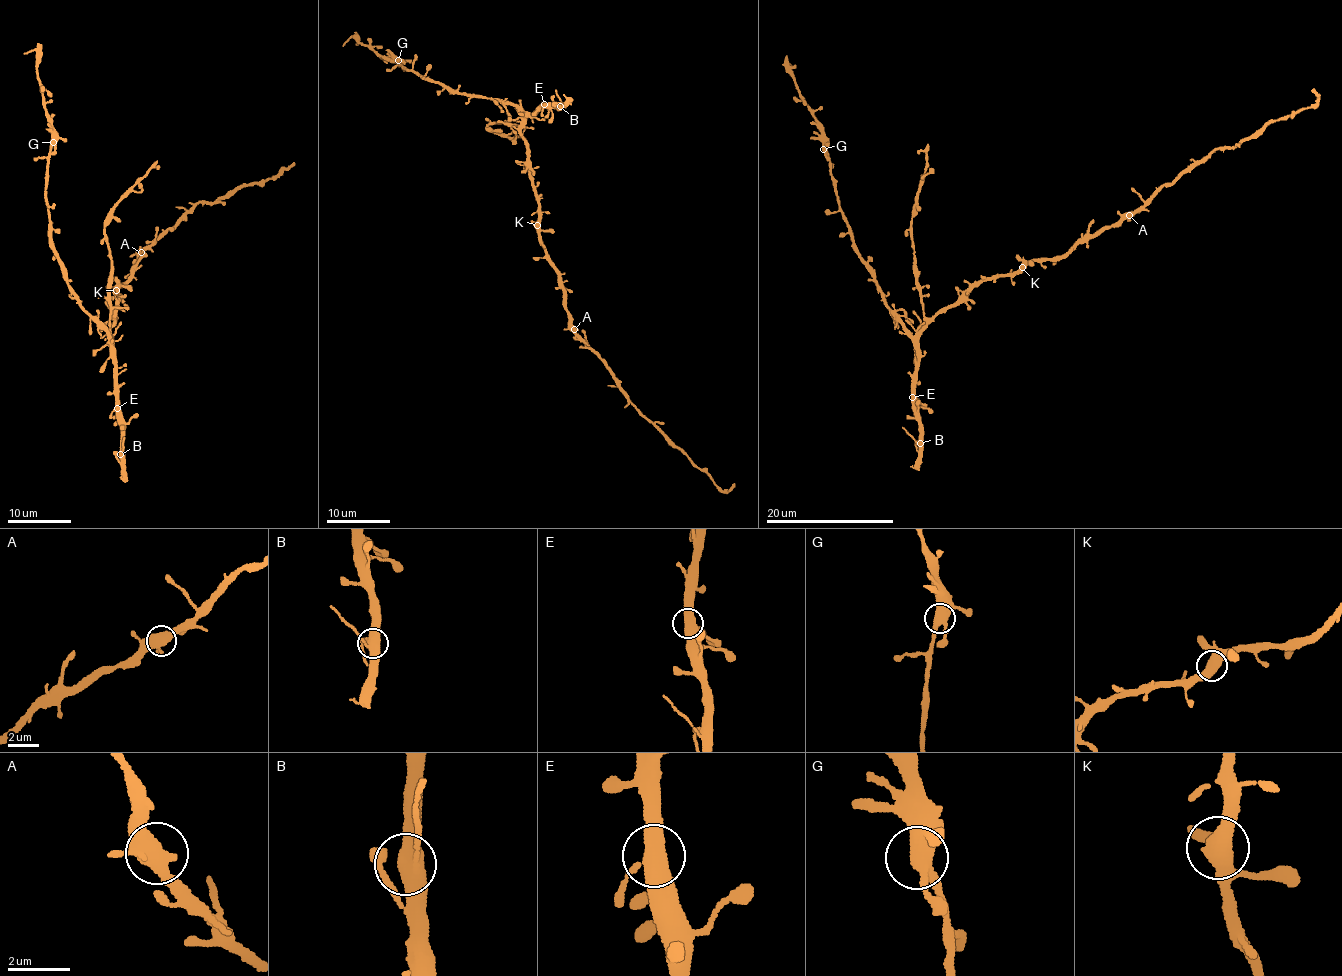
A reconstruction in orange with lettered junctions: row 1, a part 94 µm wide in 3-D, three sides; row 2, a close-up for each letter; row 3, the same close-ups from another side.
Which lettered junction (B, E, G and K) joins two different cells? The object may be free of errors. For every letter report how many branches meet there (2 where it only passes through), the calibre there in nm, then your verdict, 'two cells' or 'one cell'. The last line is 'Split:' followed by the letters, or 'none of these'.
B: 3 branches meet; 480 nm thick; one cell
E: 3 branches meet; 480 nm thick; one cell
G: 3 branches meet; 480 nm thick; one cell
K: 2 branches meet; 600 nm thick; one cell
Split: none of these

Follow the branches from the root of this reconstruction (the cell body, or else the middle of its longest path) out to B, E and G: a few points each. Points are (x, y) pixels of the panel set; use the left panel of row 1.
B: (120, 298), (114, 318), (116, 322), (108, 333), (121, 421), (120, 454)
E: (120, 298), (114, 318), (116, 322), (108, 333), (115, 365), (117, 408)
G: (120, 298), (111, 340), (109, 329), (96, 323), (69, 285), (53, 244), (45, 203), (53, 142)

